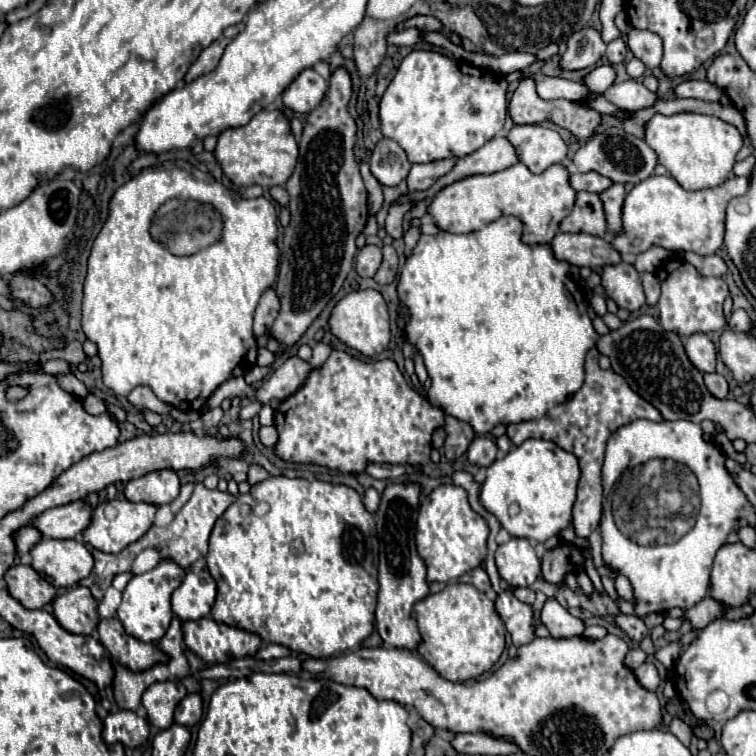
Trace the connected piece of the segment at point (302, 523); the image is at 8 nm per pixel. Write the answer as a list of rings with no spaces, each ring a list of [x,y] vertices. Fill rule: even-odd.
[[[276,475],[276,477],[268,477],[258,485],[252,485],[250,493],[246,495],[238,495],[238,499],[222,513],[222,517],[216,521],[212,533],[210,533],[210,549],[206,555],[208,561],[208,571],[212,573],[216,585],[218,585],[218,597],[216,603],[212,607],[212,617],[216,623],[224,623],[236,629],[244,629],[250,633],[260,635],[266,643],[278,643],[278,645],[286,645],[292,651],[300,651],[306,653],[314,659],[330,659],[332,655],[340,655],[350,651],[352,647],[358,647],[366,637],[370,637],[372,629],[374,629],[374,609],[376,609],[376,595],[378,595],[378,537],[376,537],[376,529],[374,529],[374,515],[366,511],[362,497],[346,485],[334,485],[334,483],[326,483],[326,481],[306,481],[300,477],[286,477],[286,475]],[[258,501],[266,501],[270,505],[270,511],[266,515],[256,515],[250,513],[248,517],[240,515],[240,505],[248,503],[250,507],[256,507]],[[300,539],[302,541],[302,551],[294,553],[292,551],[292,543]]]

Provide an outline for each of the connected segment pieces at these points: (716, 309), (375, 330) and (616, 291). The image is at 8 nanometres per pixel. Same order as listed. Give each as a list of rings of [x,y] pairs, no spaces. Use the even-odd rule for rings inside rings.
[[[680,259],[666,263],[666,267],[656,275],[662,283],[662,295],[658,301],[660,325],[666,331],[690,337],[694,333],[710,333],[726,327],[722,303],[728,295],[728,285],[722,277],[704,277],[696,271],[694,265]]]
[[[374,289],[348,293],[334,307],[330,317],[330,329],[340,341],[344,341],[348,347],[360,351],[366,357],[374,357],[382,353],[390,343],[390,317],[388,317],[388,309],[382,295]]]
[[[624,261],[618,265],[604,267],[602,285],[604,285],[608,297],[614,299],[616,305],[622,309],[638,311],[646,303],[638,271]]]

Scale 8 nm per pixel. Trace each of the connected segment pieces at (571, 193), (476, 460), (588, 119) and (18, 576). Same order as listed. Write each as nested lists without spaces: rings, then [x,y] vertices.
[[[516,163],[492,175],[472,175],[444,187],[430,205],[436,225],[448,233],[472,233],[504,215],[514,215],[524,223],[524,243],[550,243],[558,233],[560,221],[572,211],[576,191],[570,185],[570,173],[562,163],[534,175],[524,163]]]
[[[476,437],[468,449],[468,461],[478,467],[488,467],[496,459],[496,443],[488,437]]]
[[[532,79],[520,81],[518,89],[514,91],[514,95],[512,95],[512,99],[510,99],[508,113],[510,113],[512,121],[518,123],[518,125],[522,125],[522,123],[552,121],[552,123],[556,123],[558,127],[568,129],[574,137],[580,137],[580,139],[590,137],[590,135],[596,131],[596,127],[600,125],[600,121],[602,121],[600,113],[592,111],[586,103],[574,103],[574,101],[568,101],[568,99],[556,99],[556,101],[544,101],[544,99],[540,99],[538,93],[536,93],[536,89],[534,89],[534,81],[532,81]]]
[[[30,565],[10,567],[10,595],[26,609],[42,609],[50,605],[58,589],[40,577]]]

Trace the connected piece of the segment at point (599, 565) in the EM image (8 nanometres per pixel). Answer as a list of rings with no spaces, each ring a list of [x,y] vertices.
[[[595,530],[588,538],[591,546],[592,557],[594,561],[594,565],[600,574],[600,576],[608,576],[610,579],[614,580],[616,577],[616,572],[610,570],[604,565],[601,555],[601,547],[602,547],[602,537],[600,535],[599,530]]]

